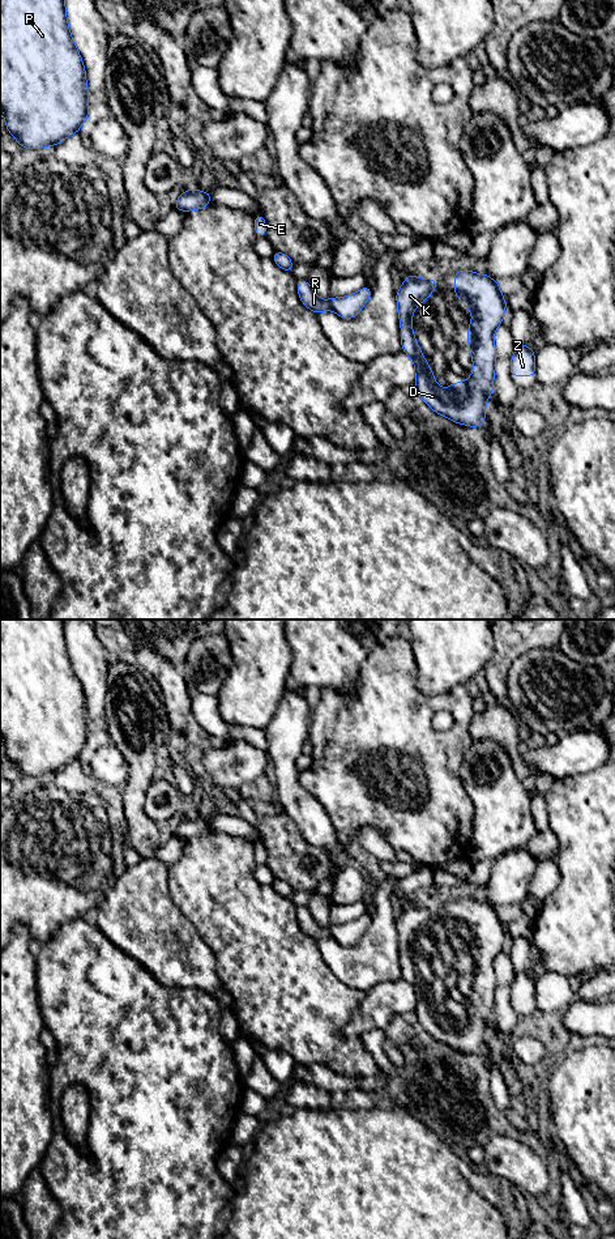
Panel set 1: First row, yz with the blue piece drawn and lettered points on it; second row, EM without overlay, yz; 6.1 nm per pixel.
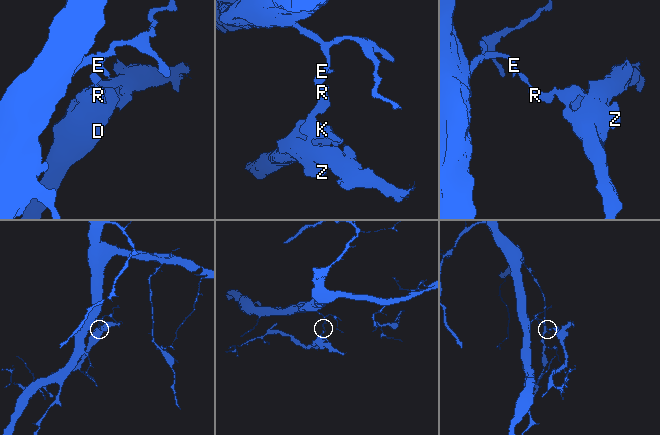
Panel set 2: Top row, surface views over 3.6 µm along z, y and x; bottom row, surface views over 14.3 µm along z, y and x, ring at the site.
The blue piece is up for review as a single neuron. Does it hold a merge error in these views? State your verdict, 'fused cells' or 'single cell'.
fused cells

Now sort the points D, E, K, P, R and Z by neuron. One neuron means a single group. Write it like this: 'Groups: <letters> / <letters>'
Groups: D K Z / E P R

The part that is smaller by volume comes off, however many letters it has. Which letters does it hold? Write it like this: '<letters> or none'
D, K, Z

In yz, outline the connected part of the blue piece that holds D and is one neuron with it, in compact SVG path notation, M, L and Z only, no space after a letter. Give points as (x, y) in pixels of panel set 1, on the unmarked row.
M471 897L454 898L453 920L471 938L473 946L467 954L469 978L473 985L474 999L469 1002L467 1009L454 1009L449 1016L440 1016L436 1012L434 1000L428 989L423 984L420 975L414 966L411 942L415 940L420 929L426 929L428 923L437 916L435 906L419 906L414 902L406 903L402 914L396 919L397 937L401 951L402 979L407 982L415 995L415 1012L419 1025L436 1040L445 1046L471 1055L482 1055L486 1046L486 1030L492 1023L496 976L494 971L494 961L503 951L507 928L500 920L500 911L494 908L487 900L477 902Z

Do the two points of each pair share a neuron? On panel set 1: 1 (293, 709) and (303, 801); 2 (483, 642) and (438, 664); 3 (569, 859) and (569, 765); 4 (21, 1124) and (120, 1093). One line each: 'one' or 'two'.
1: one
2: one
3: two
4: two

